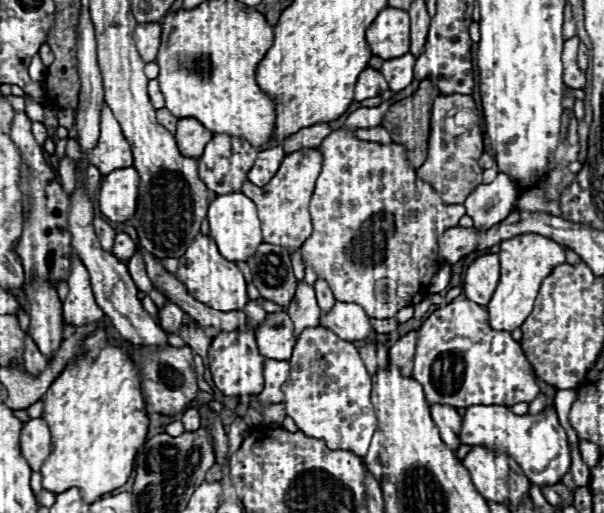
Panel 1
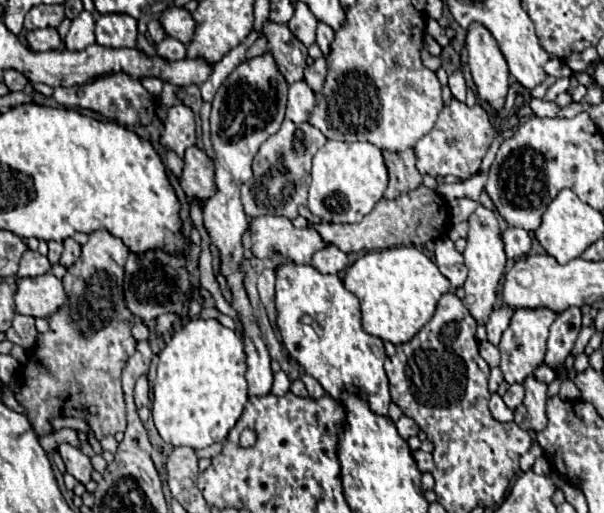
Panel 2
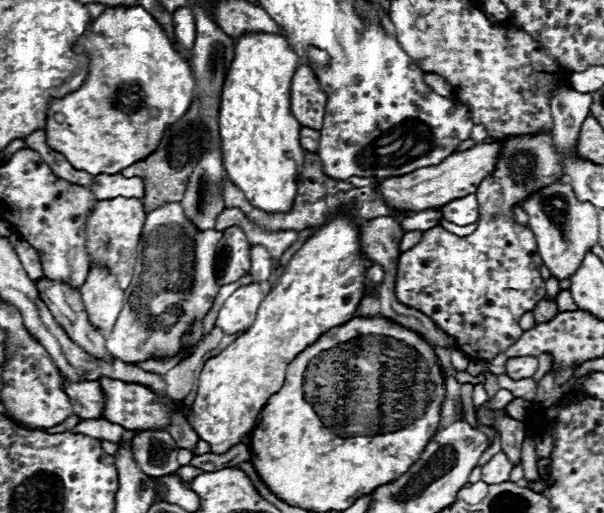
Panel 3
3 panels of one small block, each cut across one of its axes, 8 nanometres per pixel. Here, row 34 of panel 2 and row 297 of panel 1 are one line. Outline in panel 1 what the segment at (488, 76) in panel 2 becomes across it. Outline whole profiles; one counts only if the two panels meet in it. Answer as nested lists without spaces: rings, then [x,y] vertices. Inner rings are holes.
[[[486,254],[476,258],[464,276],[464,294],[468,300],[486,306],[490,302],[490,296],[494,294],[494,288],[500,280],[500,264],[498,254]]]

